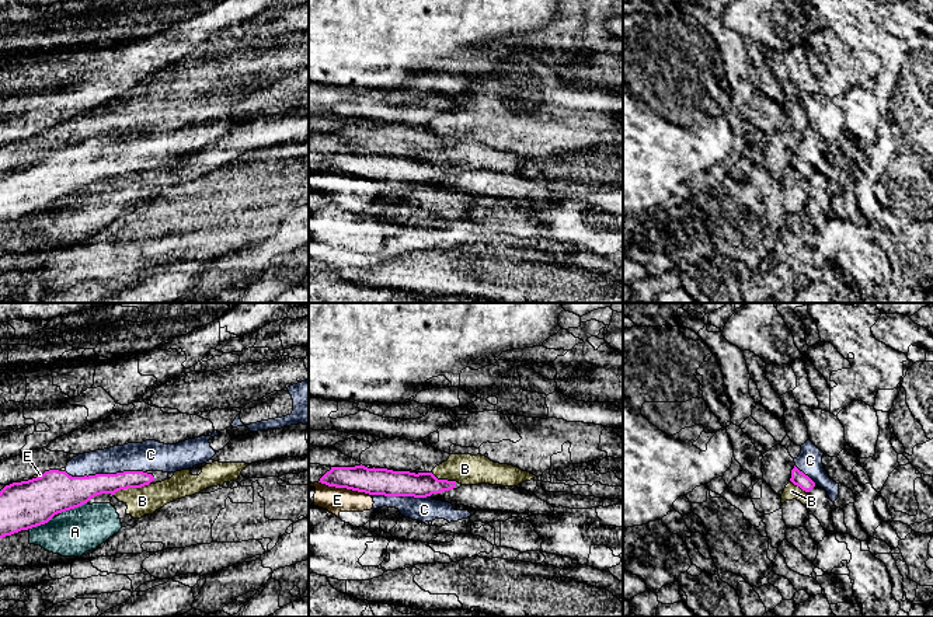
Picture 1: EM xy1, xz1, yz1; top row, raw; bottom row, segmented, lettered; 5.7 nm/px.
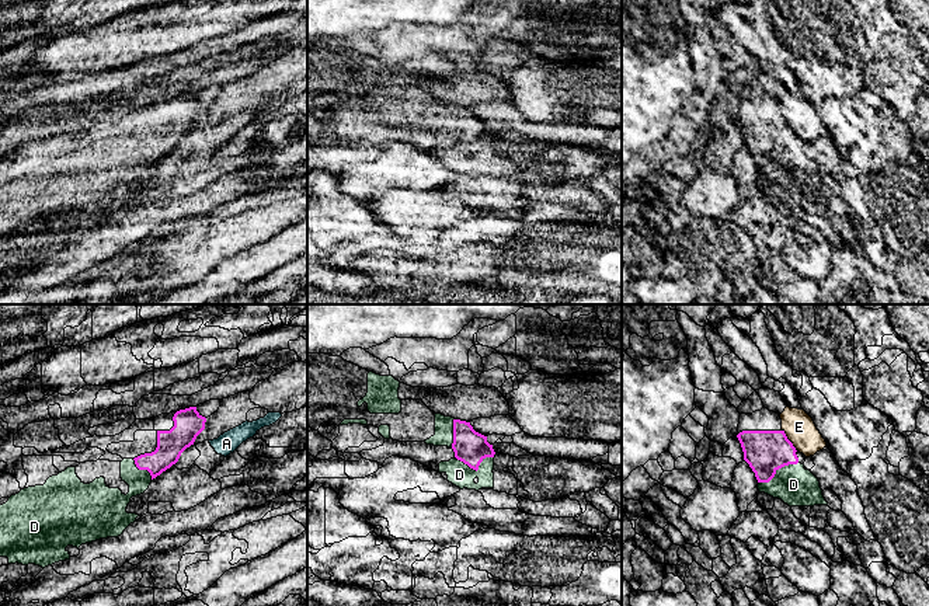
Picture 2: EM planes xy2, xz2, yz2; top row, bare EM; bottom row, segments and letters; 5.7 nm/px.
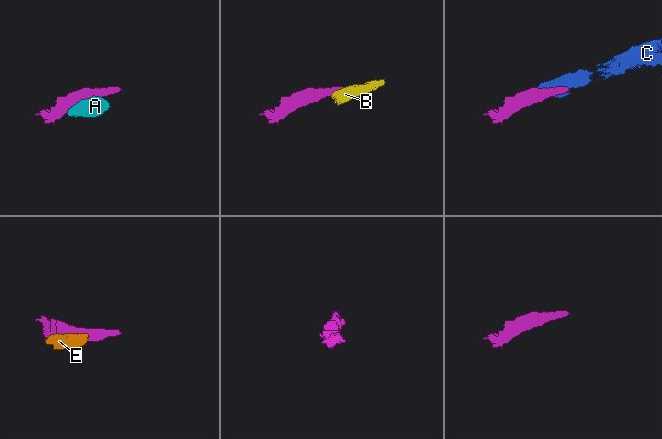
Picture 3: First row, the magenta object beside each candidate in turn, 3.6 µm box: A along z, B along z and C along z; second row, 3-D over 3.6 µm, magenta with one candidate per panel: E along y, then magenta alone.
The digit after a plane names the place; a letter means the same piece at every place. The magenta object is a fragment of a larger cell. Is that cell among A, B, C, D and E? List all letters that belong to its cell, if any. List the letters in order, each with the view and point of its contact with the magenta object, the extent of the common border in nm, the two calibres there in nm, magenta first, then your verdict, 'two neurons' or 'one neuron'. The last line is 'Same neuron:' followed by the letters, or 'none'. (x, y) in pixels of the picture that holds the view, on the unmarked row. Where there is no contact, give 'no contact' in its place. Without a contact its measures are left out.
A: meets magenta in xy1 at (73, 194); contact 180 nm long; 260 nm thick on the magenta side, 260 nm on the other; two neurons
B: meets magenta in xy1 at (131, 173); contact 220 nm long; 130 nm thick on the magenta side, 160 nm on the other; two neurons
C: meets magenta in xy1 at (105, 160); contact 460 nm long; 200 nm thick on the magenta side, 160 nm on the other; one neuron
D: meets magenta in xz2 at (476, 156); contact 220 nm long; 190 nm thick on the magenta side, 140 nm on the other; one neuron
E: meets magenta in xz1 at (345, 173); contact 320 nm long; 160 nm thick on the magenta side, 140 nm on the other; two neurons
Same neuron: C, D

